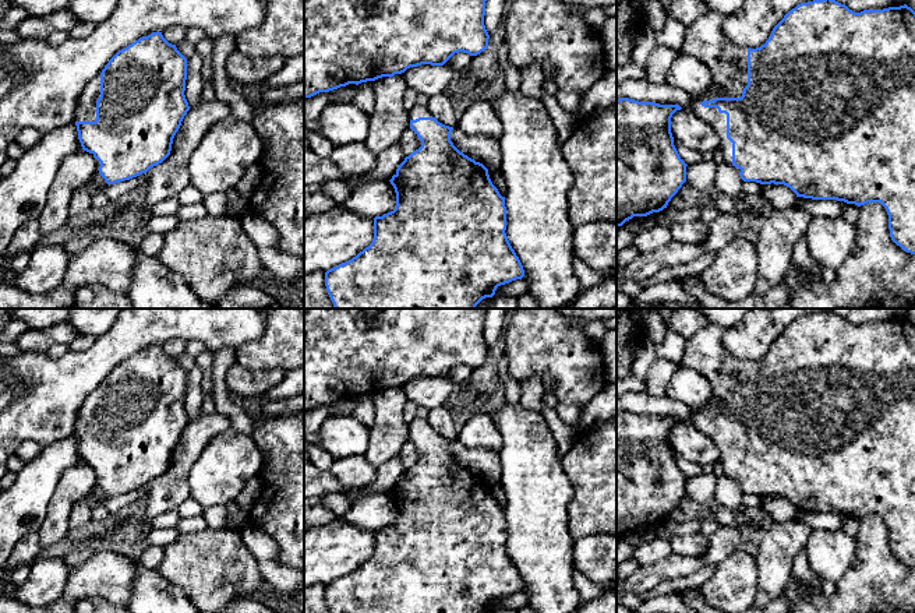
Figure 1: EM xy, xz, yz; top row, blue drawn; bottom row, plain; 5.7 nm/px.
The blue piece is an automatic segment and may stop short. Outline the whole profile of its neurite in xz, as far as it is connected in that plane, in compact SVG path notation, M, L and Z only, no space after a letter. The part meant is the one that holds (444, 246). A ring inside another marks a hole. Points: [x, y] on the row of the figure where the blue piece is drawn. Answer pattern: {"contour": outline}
{"contour": "M424 102L409 110L409 119L420 148L404 158L389 180L396 193L395 209L374 218L374 239L368 247L325 272L335 309L476 309L483 299L492 297L498 286L524 276L505 233L505 197L492 184L488 169L453 145L453 127L432 117Z"}

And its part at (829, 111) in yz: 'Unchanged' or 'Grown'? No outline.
Grown

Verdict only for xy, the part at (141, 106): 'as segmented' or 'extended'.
extended

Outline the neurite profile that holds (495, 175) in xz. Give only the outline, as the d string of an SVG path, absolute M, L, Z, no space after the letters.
M488 169L490 179L492 184L498 189L499 194L505 197L506 194L506 184L504 175L499 169Z

